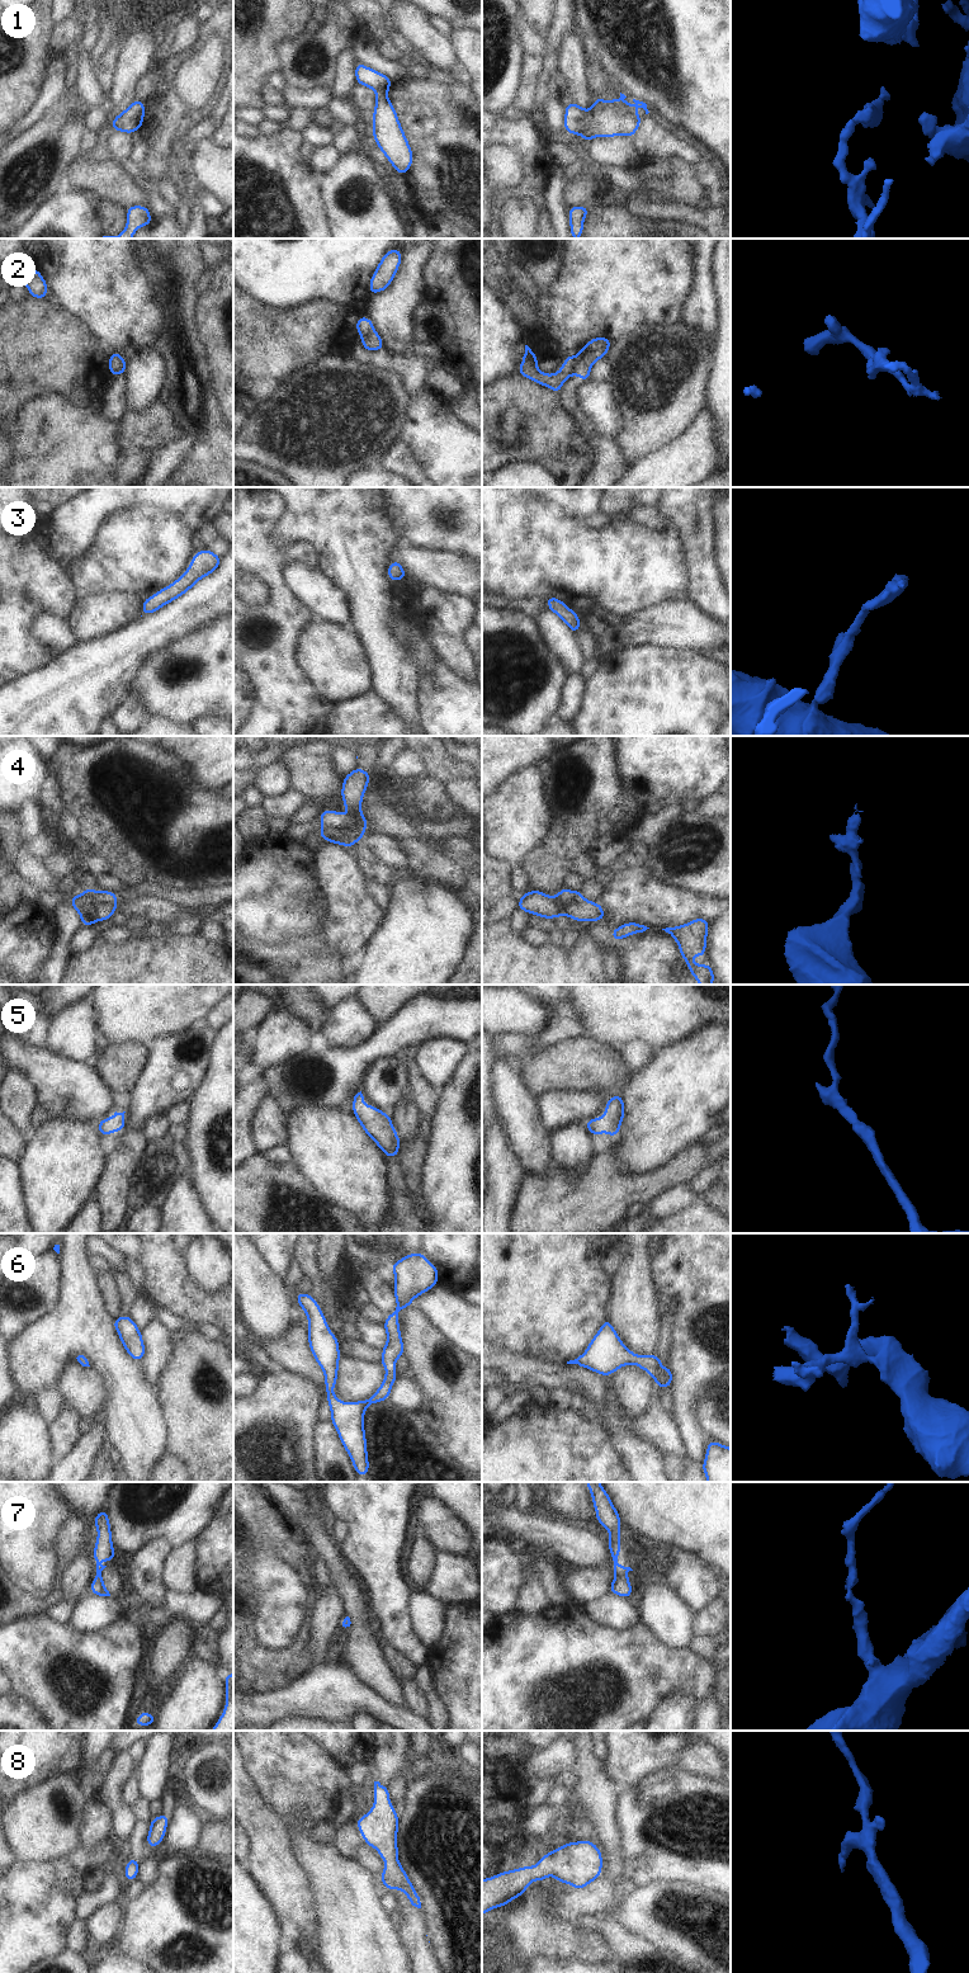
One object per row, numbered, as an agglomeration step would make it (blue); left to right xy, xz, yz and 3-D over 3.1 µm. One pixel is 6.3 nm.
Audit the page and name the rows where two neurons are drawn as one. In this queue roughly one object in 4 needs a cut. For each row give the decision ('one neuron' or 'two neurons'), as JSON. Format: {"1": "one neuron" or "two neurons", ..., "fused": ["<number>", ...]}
{"1": "one neuron", "2": "two neurons", "3": "one neuron", "4": "two neurons", "5": "one neuron", "6": "one neuron", "7": "one neuron", "8": "one neuron", "fused": ["2", "4"]}

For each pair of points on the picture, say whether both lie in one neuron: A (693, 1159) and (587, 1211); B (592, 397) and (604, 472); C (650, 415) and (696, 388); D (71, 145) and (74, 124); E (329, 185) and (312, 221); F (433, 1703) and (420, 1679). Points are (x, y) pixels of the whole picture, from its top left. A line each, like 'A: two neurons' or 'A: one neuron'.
A: one neuron
B: two neurons
C: one neuron
D: one neuron
E: two neurons
F: one neuron

